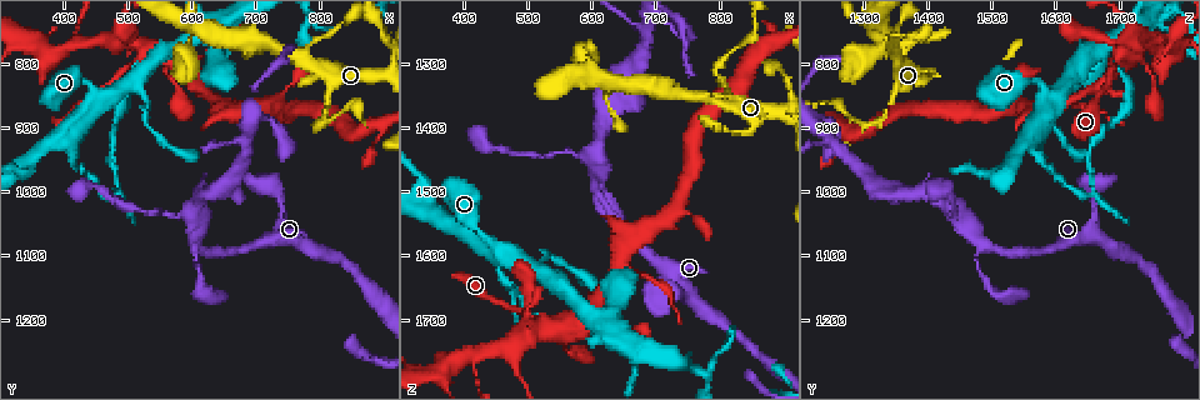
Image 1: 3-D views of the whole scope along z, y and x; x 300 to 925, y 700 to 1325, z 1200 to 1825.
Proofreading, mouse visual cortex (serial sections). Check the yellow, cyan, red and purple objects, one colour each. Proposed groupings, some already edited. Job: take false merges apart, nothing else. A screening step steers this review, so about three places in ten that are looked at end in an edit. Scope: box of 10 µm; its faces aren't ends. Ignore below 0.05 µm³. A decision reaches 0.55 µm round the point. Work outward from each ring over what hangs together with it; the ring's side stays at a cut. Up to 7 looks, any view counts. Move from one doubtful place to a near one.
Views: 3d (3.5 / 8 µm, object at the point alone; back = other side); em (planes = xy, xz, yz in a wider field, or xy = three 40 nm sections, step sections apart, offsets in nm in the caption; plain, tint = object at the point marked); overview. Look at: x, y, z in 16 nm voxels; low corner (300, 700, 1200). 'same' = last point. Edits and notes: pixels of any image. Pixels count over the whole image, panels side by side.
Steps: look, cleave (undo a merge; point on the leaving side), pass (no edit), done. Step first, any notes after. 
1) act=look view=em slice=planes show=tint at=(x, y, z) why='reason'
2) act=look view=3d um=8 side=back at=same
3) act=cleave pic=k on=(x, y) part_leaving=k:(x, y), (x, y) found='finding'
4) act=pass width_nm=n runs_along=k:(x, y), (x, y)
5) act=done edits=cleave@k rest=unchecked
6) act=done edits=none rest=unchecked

act=look view=3d um=3.5 at=(800, 890, 1325) why='abrupt turn'

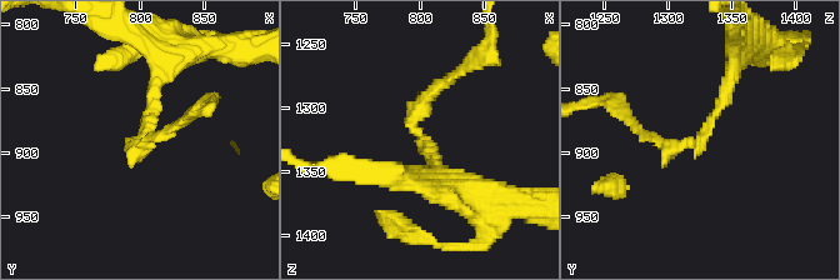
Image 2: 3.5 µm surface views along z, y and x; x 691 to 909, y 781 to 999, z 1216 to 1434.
act=look view=em slice=xy step=3 show=tint at=(800, 894, 1320) why='shape alone is not enough'

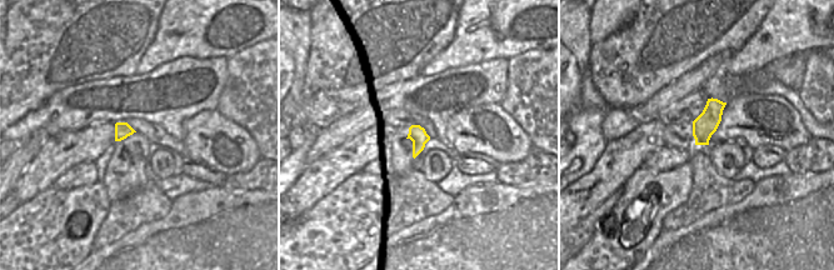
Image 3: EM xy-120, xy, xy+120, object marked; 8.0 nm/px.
act=cleave pic=2 on=(414, 123) arm_widths_nm=150,200 part_leaving=2:(430, 150), (411, 119), (454, 78) found='two cells meet here'

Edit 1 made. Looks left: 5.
act=look view=3d um=3.5 side=back at=(605, 1085, 1495) why='three arms meet'

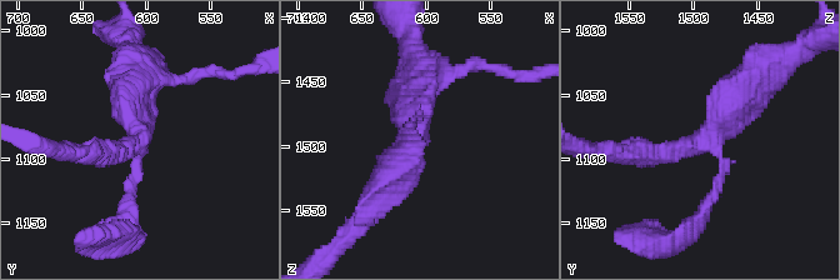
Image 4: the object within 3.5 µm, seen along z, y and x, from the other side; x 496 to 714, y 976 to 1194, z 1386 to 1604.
act=look view=em slice=xy step=5 show=tint at=(606, 1086, 1494) arms=3 arm_widths_nm=150,250,450 why='need the tissue'

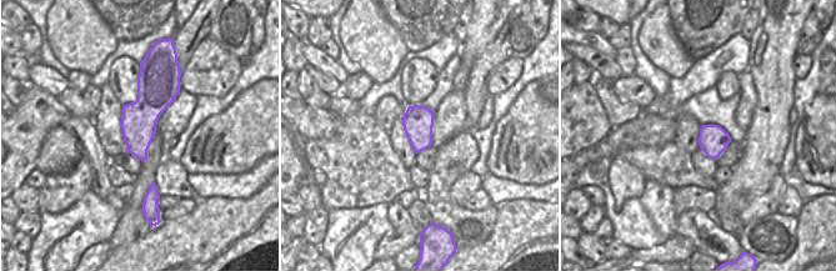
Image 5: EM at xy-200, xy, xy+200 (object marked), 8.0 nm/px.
act=pass runs_along=4:(638, 151), (701, 140), (753, 79) found='continuous, no second cell'

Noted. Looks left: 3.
act=look view=em slice=xy step=5 show=tint at=(530, 785, 1710) why='sudden change in width'

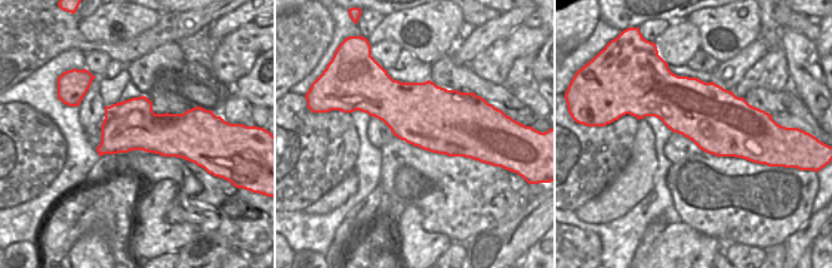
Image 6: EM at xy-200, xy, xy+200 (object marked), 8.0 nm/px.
act=look view=3d um=3.5 side=back at=same why='see where the arms go'

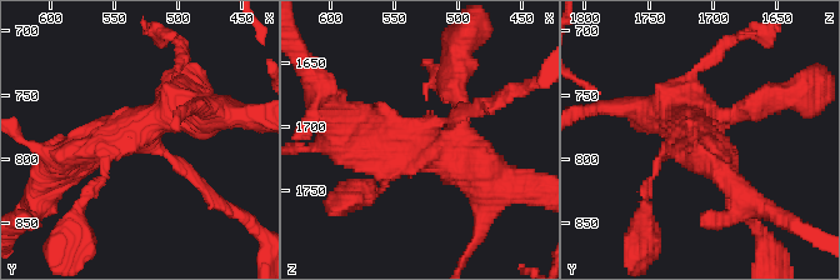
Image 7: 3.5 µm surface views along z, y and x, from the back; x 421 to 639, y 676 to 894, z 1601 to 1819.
act=pass runs_along=7:(201, 183), (144, 136), (64, 159) found='continuous, no second cell'

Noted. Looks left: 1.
act=done edits=cleave@2 rest=unchecked

